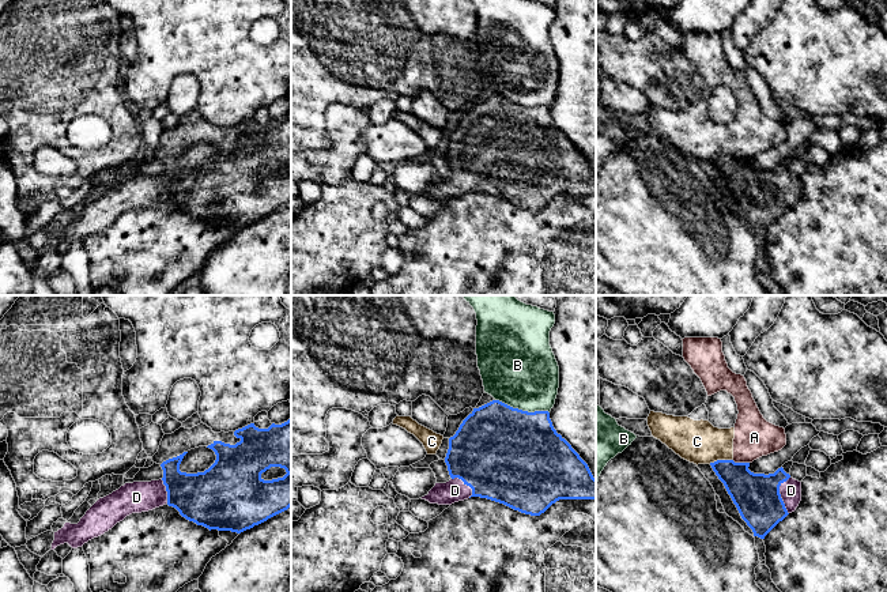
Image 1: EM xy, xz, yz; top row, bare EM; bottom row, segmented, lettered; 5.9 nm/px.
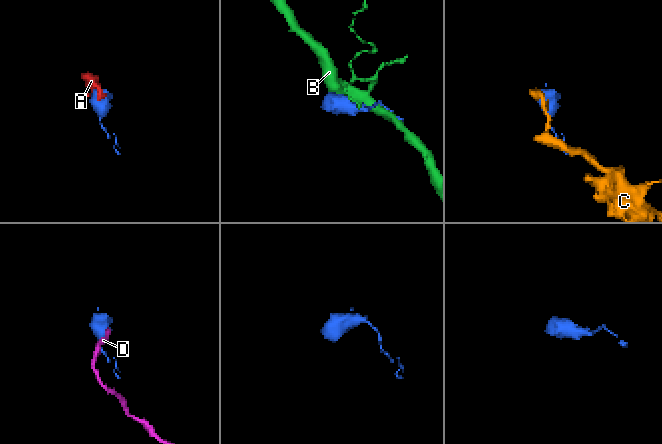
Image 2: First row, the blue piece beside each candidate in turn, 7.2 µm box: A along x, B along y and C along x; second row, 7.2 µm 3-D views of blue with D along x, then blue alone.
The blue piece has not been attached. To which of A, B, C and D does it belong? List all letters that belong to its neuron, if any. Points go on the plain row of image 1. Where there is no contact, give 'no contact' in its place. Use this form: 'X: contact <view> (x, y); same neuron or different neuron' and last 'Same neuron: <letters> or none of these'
A: contact yz (740, 158); different neuron
B: contact xz (521, 105); different neuron
C: contact yz (720, 155); different neuron
D: contact yz (780, 191); same neuron
Same neuron: D

